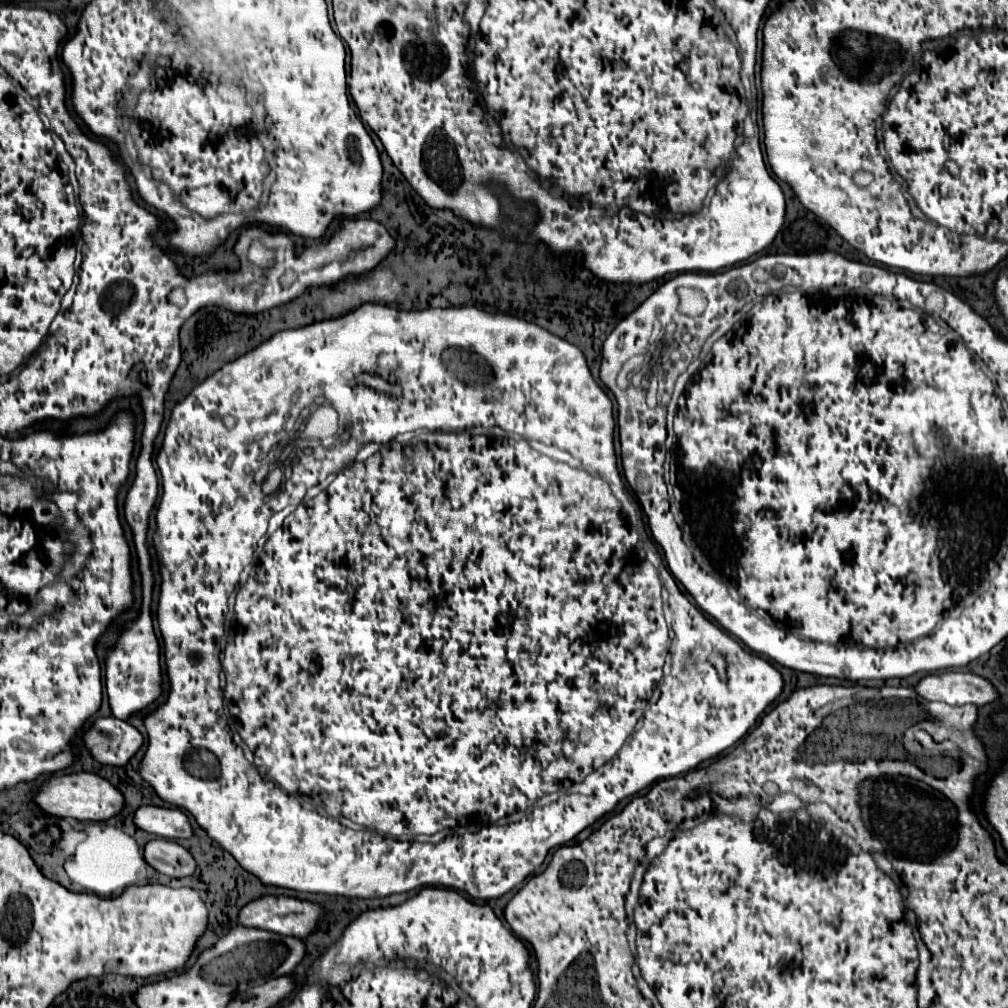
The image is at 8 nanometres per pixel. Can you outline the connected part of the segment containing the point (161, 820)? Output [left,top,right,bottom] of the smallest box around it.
[134,806,194,840]

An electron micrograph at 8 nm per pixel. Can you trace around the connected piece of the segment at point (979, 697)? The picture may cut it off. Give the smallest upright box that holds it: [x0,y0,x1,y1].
[916,672,1000,706]

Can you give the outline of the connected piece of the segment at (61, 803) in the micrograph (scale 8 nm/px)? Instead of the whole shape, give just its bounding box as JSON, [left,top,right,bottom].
[36,772,124,822]

